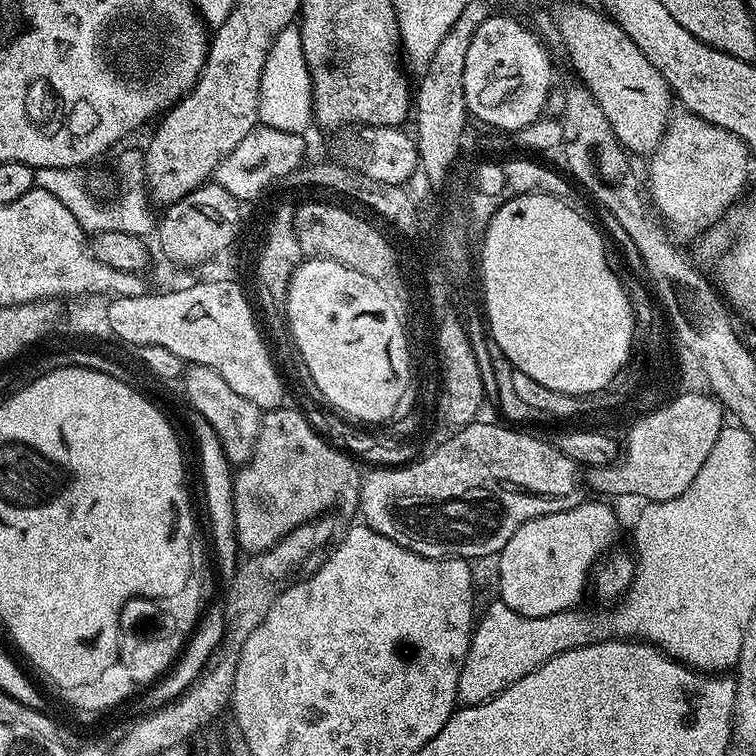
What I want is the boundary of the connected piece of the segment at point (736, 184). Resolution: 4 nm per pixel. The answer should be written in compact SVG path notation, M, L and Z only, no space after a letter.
M687 110L677 111L669 119L660 139L660 145L651 153L649 159L652 161L648 164L646 192L650 197L651 207L673 233L699 237L741 199L740 191L748 180L748 159L750 159L749 150L742 142L742 138L738 138L738 134L722 130L722 126L714 126Z

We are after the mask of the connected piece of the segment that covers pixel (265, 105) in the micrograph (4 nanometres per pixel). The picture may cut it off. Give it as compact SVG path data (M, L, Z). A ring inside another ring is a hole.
M289 26L280 31L266 54L266 66L262 70L260 83L259 123L274 130L301 134L307 133L308 127L313 127L312 75L308 72L302 50L299 27Z

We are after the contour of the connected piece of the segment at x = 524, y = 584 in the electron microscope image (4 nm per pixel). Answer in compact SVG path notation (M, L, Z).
M585 502L558 514L542 514L514 530L510 542L498 553L498 598L510 610L530 618L542 618L579 605L576 603L583 598L584 591L587 588L589 591L594 569L620 532L616 512L608 505L611 503L596 503L600 504Z

